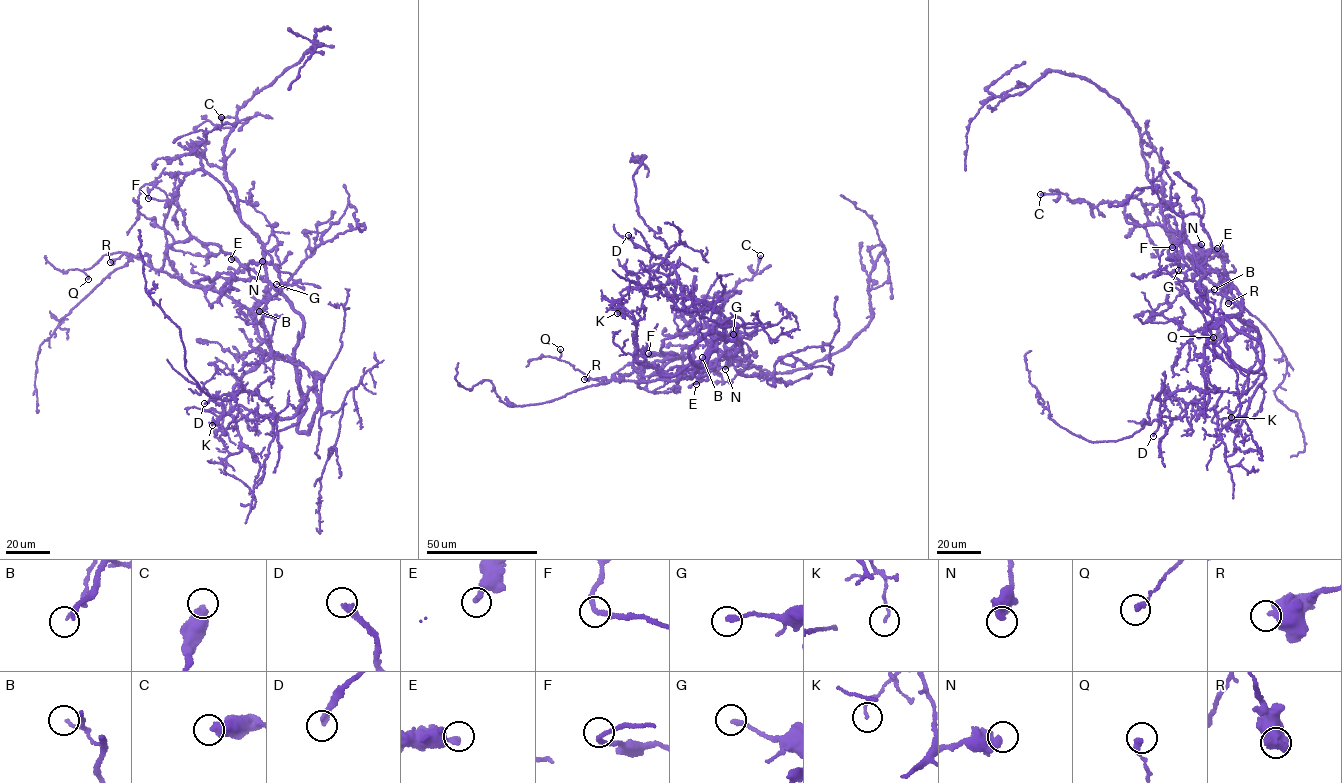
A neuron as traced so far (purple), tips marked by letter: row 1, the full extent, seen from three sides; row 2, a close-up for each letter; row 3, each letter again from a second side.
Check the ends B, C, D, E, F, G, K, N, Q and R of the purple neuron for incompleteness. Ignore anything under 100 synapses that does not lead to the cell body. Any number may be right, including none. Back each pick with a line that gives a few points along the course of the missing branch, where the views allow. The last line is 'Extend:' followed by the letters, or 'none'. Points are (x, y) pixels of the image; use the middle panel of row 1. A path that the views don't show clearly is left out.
D: missing branch runs (628, 235), (623, 226), (626, 222), (622, 199), (627, 169), (626, 173), (631, 171), (634, 175), (628, 181)
Extend: D

